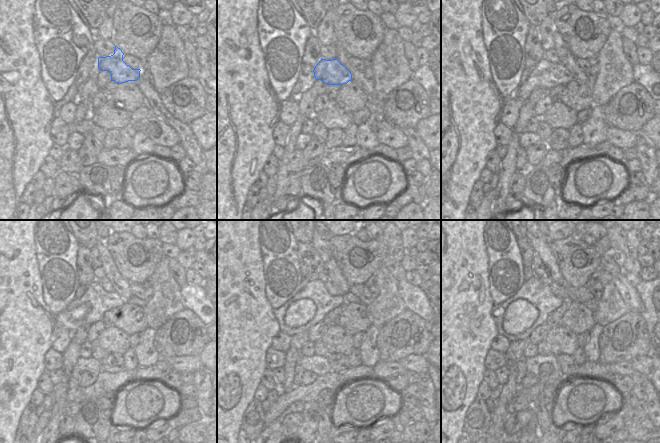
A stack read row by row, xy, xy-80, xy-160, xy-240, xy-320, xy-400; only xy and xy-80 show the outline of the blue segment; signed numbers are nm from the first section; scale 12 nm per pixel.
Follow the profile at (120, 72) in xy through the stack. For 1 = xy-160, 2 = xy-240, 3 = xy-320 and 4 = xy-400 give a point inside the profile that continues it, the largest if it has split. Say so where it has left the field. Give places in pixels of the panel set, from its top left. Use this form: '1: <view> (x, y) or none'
1: xy-160 (545, 74)
2: xy-240 (99, 301)
3: xy-320 (315, 290)
4: xy-400 (537, 293)

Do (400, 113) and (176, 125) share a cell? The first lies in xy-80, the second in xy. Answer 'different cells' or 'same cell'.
different cells

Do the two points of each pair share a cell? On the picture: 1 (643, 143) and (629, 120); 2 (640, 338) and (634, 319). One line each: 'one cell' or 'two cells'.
1: two cells
2: one cell

